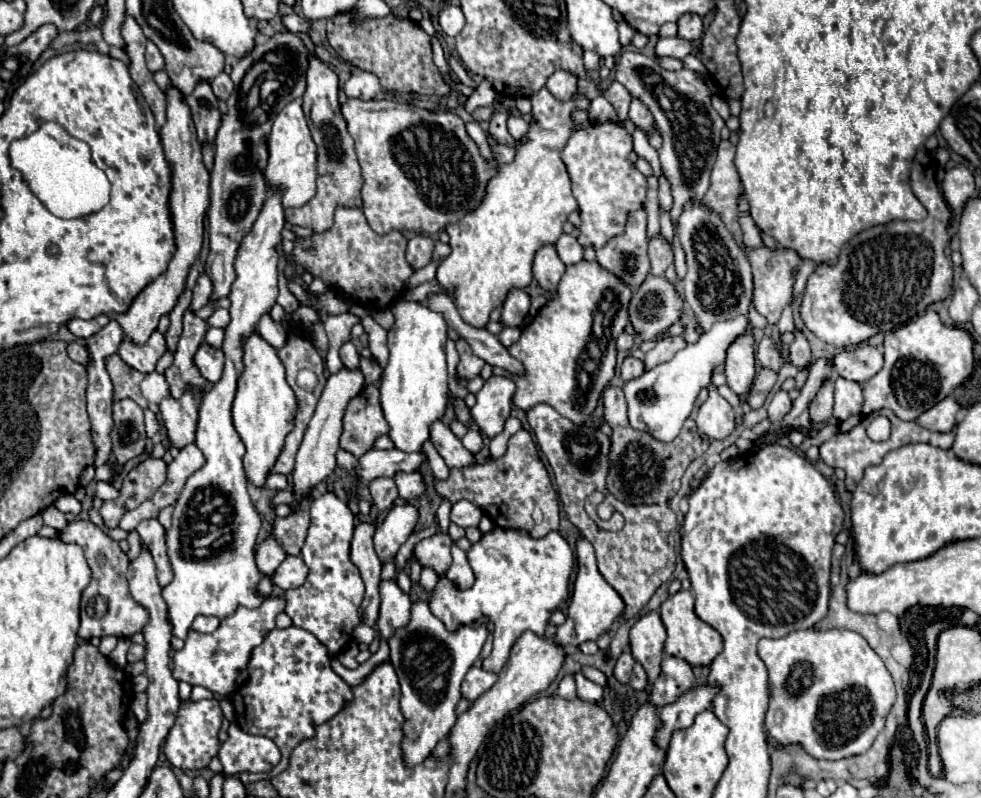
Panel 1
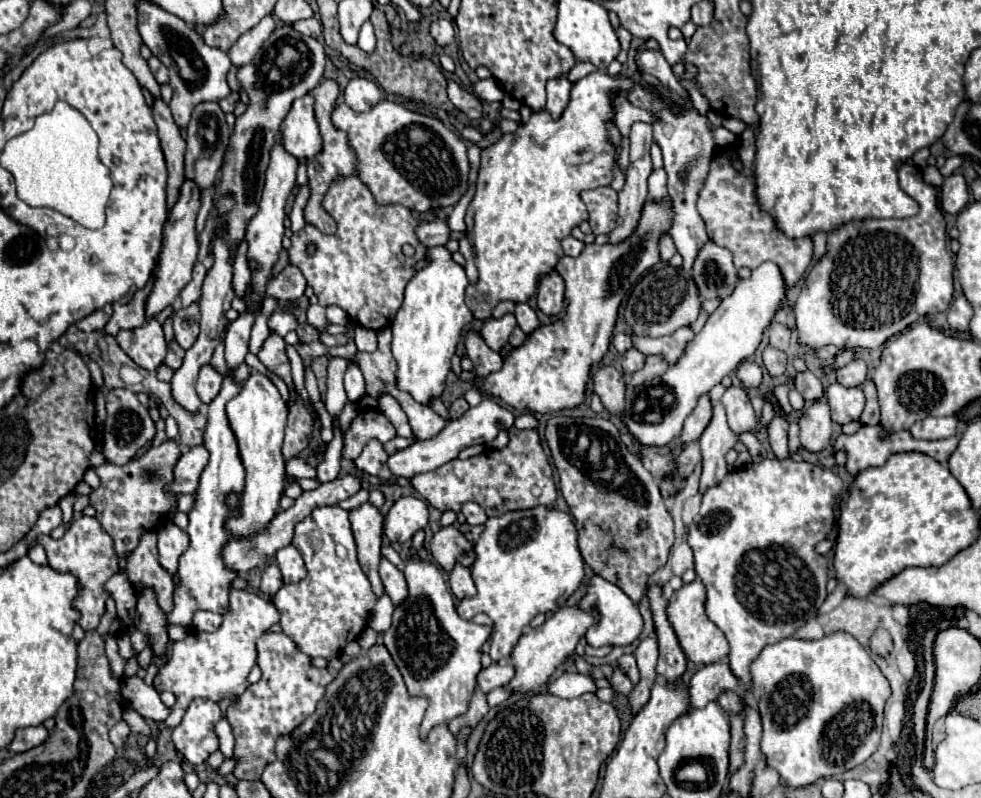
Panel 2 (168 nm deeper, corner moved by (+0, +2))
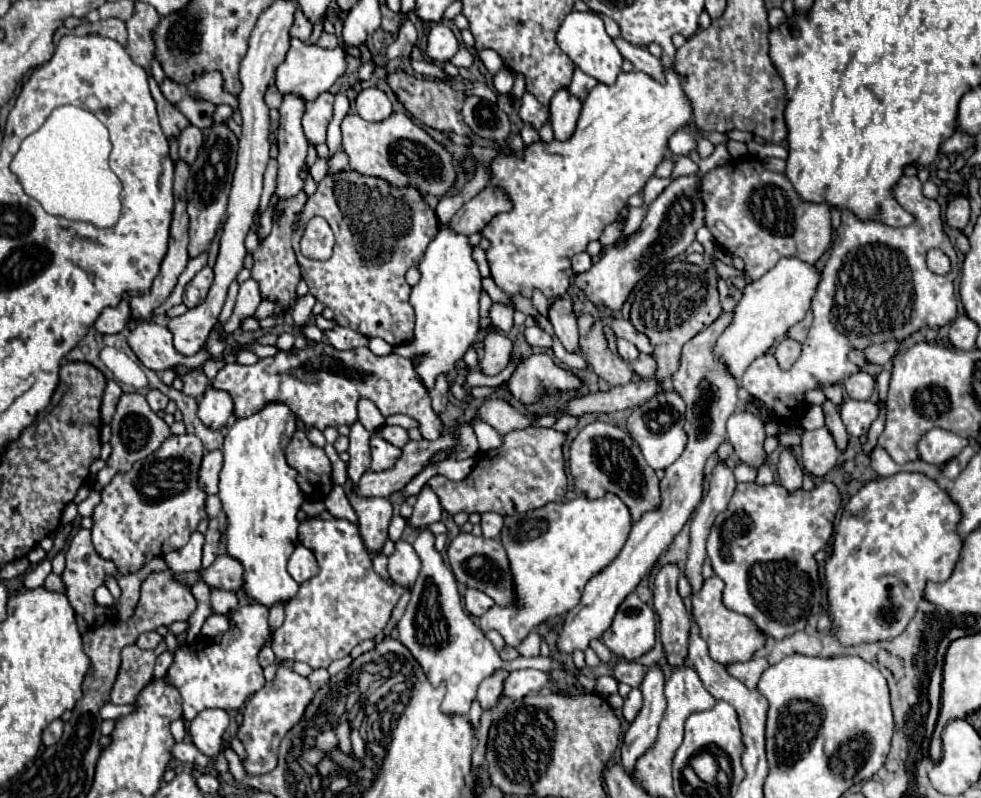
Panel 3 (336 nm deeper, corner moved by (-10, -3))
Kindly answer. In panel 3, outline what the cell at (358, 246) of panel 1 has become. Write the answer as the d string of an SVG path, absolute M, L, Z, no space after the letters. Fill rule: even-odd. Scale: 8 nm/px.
M340 171L336 175L326 175L318 183L316 193L308 197L300 213L298 227L292 233L292 247L300 263L302 279L308 283L310 293L334 311L336 315L334 319L338 325L350 327L366 335L368 339L380 337L392 347L396 347L414 339L414 309L408 303L410 285L406 283L404 275L410 267L418 267L430 239L434 239L436 233L438 233L436 213L428 207L428 203L424 201L422 193L416 187L394 187L380 177L360 175L356 171ZM314 215L324 217L336 235L334 253L328 261L310 261L300 253L300 247L298 247L298 241L304 233L304 225Z

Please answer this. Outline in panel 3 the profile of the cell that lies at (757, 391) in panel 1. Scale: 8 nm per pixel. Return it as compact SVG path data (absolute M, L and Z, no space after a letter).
M784 337L778 345L776 345L776 351L774 351L774 357L778 359L778 365L782 369L790 369L794 365L794 361L800 357L800 351L802 351L802 345L790 337Z

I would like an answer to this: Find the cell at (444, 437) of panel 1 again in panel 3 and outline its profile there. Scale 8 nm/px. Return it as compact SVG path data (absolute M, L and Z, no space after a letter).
M308 343L304 349L290 349L290 351L278 351L274 357L266 357L260 359L256 365L238 365L238 363L230 363L224 369L218 371L216 379L212 381L214 389L226 391L232 401L234 401L234 415L238 419L250 417L254 413L258 413L260 409L264 409L268 403L284 403L290 407L290 411L304 423L306 429L318 429L324 431L326 427L352 427L352 423L356 423L358 419L358 401L360 399L370 399L384 417L388 415L408 415L414 417L420 423L420 433L424 439L438 439L442 435L442 423L438 419L438 415L432 411L430 405L430 397L426 393L426 387L418 381L416 373L414 373L414 365L410 359L400 357L400 355L384 355L384 357L376 357L368 347L360 347L360 349L350 349L350 351L340 351L336 347L332 347L330 343Z

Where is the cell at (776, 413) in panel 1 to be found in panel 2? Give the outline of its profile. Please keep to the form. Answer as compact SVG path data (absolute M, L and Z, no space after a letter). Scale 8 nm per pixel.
M774 414L772 422L768 424L768 440L770 446L776 454L776 458L786 458L788 456L788 446L786 446L786 434L788 434L788 420L784 414Z

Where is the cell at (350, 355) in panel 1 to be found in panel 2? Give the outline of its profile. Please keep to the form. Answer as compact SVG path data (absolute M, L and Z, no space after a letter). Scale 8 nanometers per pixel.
M354 362L348 364L346 376L344 376L344 388L346 388L346 394L348 394L350 402L358 402L360 396L364 394L364 376Z

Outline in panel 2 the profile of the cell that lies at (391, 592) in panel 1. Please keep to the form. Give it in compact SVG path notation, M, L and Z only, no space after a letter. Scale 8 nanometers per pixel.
M382 558L380 562L380 578L384 582L384 590L390 596L394 606L400 606L404 602L404 598L408 596L408 586L406 586L406 578L404 574L390 564L386 558Z

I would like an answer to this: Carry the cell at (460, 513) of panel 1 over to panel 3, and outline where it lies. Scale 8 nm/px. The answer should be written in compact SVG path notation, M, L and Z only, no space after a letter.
M484 513L480 525L482 525L484 537L498 537L502 531L502 525L504 525L504 517L498 513Z

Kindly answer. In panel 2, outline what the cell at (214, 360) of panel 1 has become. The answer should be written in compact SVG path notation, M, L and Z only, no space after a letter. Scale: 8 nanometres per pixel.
M206 364L200 368L200 376L198 376L198 384L196 384L196 392L200 396L200 400L204 404L212 402L212 398L218 394L222 386L222 374L212 366L212 364Z

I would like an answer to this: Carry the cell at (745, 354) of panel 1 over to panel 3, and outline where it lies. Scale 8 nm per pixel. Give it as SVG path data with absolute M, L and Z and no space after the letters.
M738 411L728 419L728 441L742 463L754 469L760 469L766 463L764 439L764 423L760 417L748 411Z

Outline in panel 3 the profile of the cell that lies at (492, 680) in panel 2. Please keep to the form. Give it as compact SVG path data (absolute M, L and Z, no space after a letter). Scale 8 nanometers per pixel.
M522 669L510 673L504 683L504 695L512 699L522 699L532 691L542 691L544 687L552 687L552 679L548 673L536 669Z

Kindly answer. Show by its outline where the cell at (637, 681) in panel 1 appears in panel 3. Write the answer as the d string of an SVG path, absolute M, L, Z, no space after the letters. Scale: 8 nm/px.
M618 661L614 667L614 677L620 683L628 683L630 687L640 687L642 679L646 675L646 667L638 661Z

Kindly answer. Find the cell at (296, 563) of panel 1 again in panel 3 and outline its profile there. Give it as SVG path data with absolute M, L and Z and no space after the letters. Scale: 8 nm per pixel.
M296 545L294 553L292 553L290 561L288 561L288 573L298 583L304 583L306 579L314 577L318 573L318 563L316 563L314 553L304 545Z

